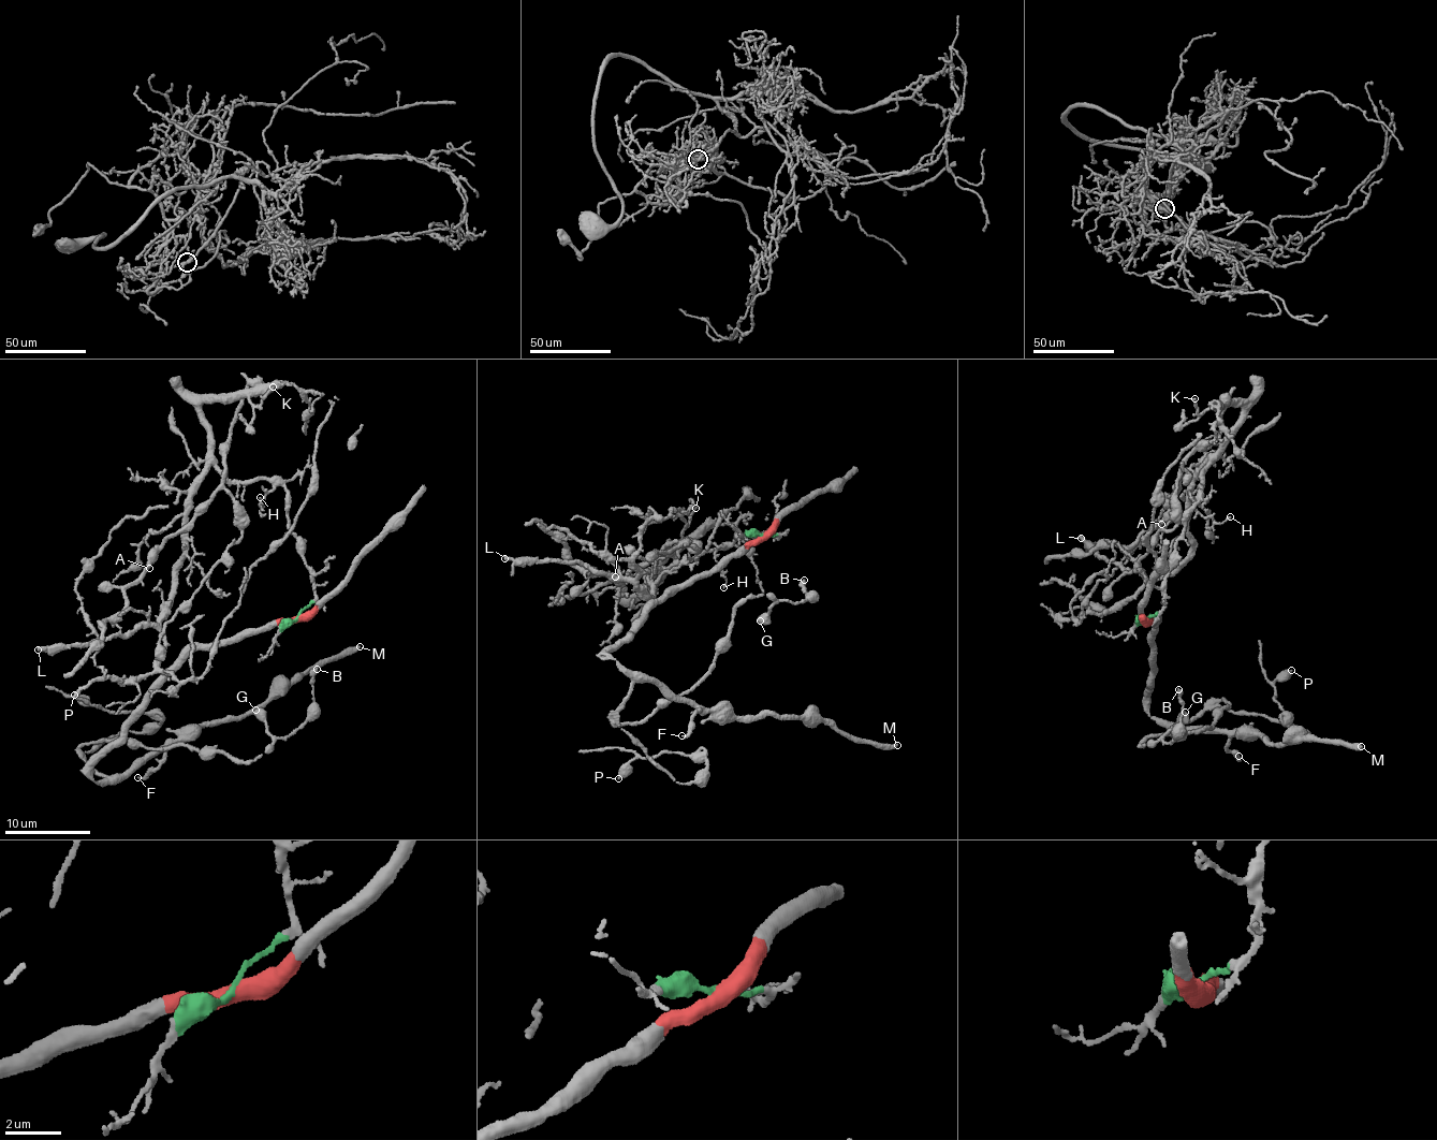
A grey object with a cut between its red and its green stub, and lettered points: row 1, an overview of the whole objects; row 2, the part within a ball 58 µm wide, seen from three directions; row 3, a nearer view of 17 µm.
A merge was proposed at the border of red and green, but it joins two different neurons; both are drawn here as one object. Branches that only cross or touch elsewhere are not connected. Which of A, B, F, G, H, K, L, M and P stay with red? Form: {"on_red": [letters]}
{"on_red": ["B", "F", "G", "M", "P"]}

